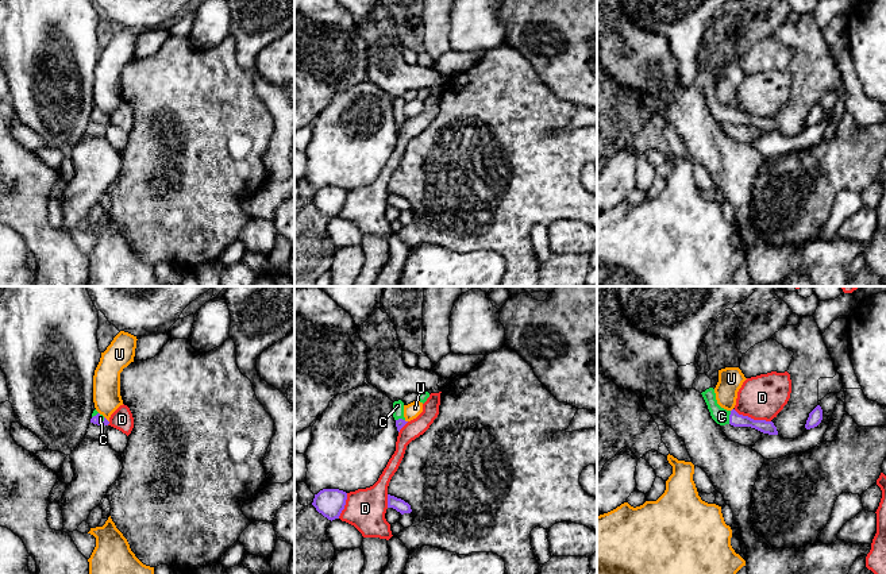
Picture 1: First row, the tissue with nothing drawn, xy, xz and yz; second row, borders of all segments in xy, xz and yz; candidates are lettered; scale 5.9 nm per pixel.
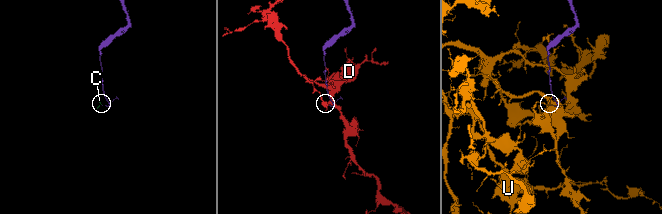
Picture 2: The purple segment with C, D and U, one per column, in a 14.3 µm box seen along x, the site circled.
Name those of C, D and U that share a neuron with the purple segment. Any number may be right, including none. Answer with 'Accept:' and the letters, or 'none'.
Accept: C

